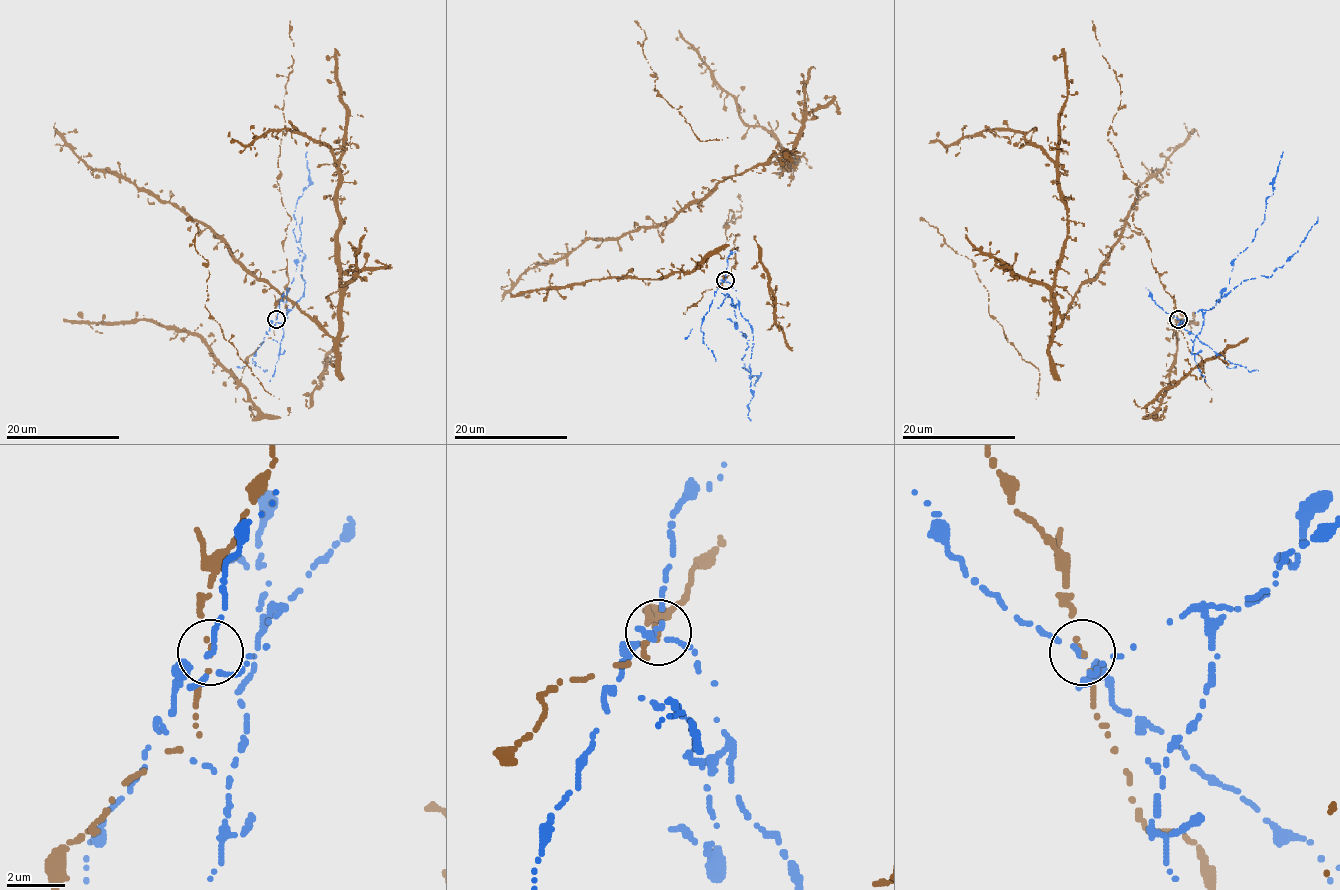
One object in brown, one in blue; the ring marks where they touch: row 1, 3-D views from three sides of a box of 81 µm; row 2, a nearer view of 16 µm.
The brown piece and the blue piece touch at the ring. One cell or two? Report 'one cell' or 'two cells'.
two cells

